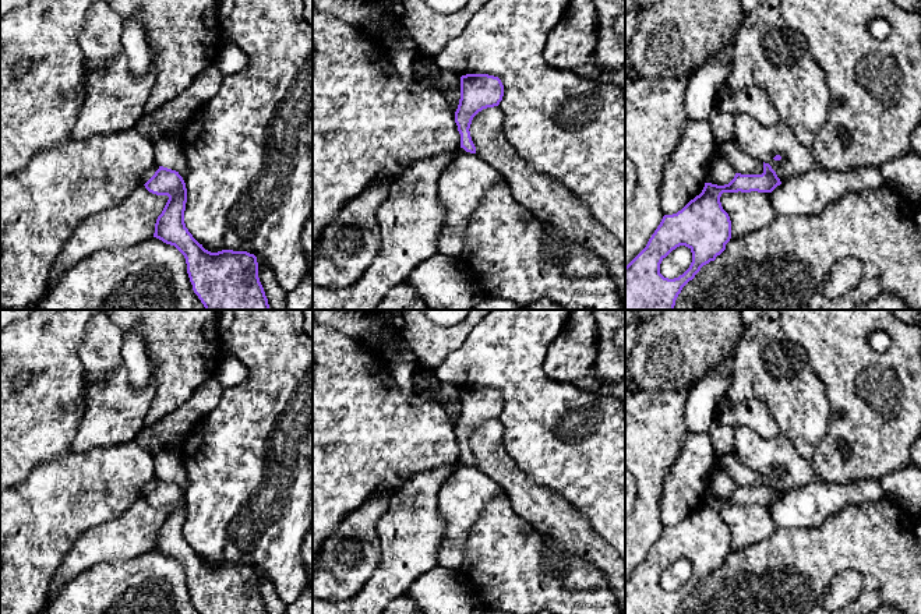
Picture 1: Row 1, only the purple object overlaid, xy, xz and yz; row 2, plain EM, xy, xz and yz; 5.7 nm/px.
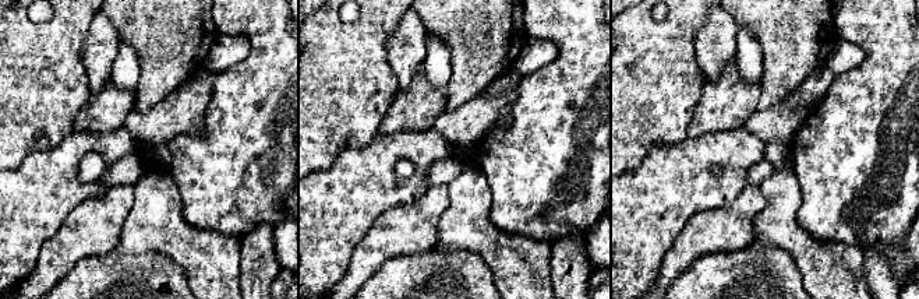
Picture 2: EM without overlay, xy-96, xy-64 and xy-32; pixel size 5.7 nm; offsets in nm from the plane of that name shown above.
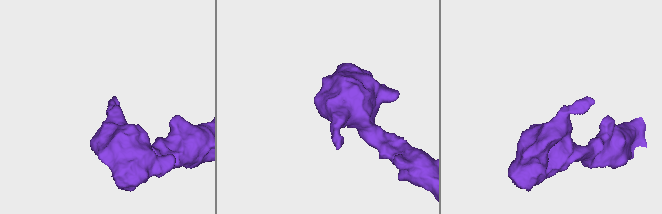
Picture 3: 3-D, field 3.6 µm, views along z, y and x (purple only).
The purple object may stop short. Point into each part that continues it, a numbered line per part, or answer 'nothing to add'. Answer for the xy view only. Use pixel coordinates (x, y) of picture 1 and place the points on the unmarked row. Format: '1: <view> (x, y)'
nothing to add

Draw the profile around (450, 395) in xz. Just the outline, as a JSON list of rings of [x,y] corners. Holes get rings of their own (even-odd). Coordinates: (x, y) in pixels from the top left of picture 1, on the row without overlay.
[[[448,382],[440,384],[440,403],[447,409],[449,420],[455,426],[460,412],[460,389],[459,387]]]

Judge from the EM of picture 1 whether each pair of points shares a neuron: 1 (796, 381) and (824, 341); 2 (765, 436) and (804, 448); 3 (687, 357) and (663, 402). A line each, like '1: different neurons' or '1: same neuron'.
1: different neurons
2: different neurons
3: different neurons

